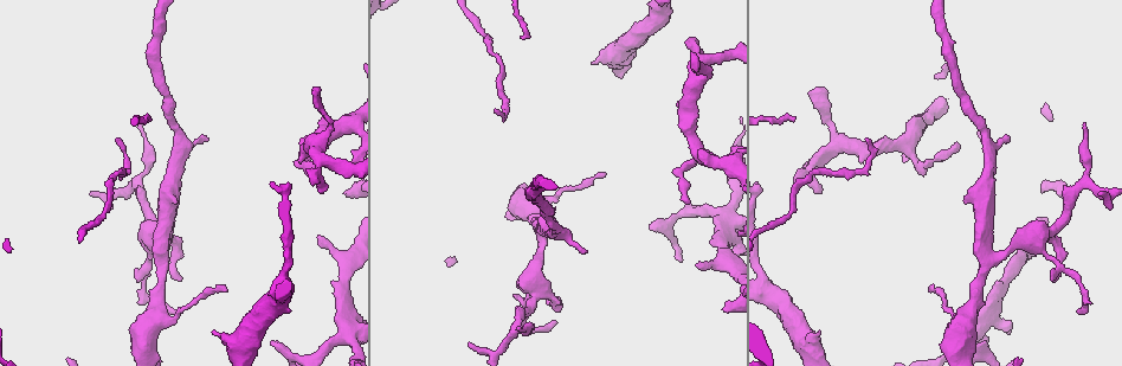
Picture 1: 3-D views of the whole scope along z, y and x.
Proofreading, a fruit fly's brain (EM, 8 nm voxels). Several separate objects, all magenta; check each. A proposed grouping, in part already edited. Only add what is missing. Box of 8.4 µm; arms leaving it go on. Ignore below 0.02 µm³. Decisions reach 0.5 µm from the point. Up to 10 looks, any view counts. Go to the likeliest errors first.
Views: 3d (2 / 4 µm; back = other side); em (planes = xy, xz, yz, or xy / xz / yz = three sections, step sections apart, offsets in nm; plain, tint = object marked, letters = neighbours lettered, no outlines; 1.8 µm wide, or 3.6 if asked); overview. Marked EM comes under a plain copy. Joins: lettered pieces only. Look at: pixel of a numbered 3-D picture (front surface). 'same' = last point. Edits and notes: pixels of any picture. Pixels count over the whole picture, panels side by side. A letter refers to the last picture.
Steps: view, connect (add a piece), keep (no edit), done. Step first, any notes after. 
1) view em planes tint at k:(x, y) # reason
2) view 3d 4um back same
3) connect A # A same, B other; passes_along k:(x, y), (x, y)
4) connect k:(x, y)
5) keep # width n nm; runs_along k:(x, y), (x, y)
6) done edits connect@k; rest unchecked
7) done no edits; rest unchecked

view em xy step 8 tint at 1:(92, 194) # branch stops here

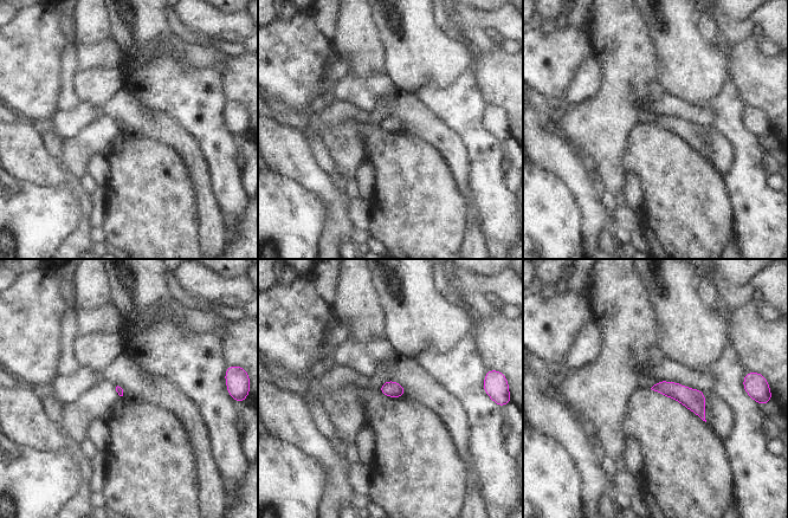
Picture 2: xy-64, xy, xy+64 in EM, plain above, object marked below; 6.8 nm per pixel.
view em planes letters same

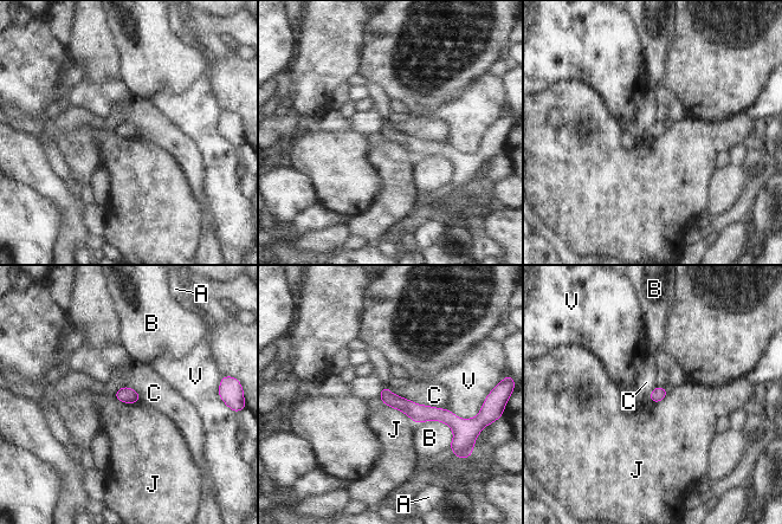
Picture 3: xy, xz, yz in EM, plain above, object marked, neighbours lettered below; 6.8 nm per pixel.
keep # A other, B other, C other, J other, V other; border 3:(386, 386), (417, 403), (445, 408); no lettered piece goes on from it

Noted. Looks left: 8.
view em planes letters at 1:(696, 61)

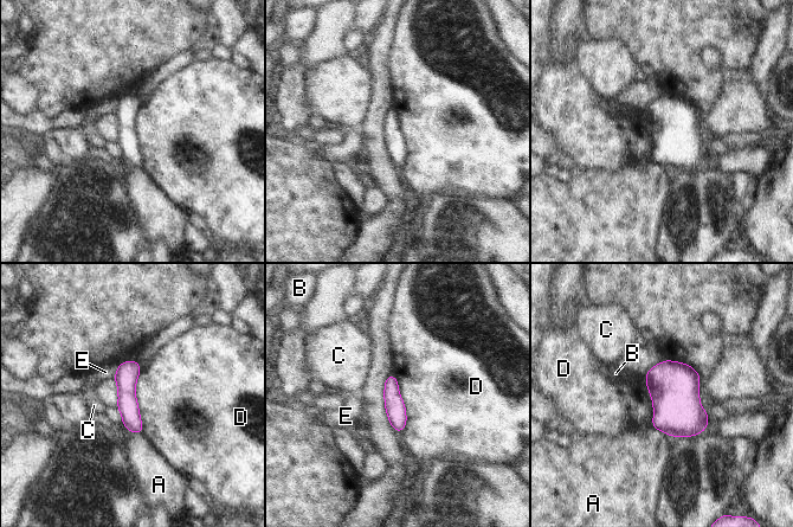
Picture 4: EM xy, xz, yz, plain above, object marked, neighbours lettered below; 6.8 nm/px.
keep # width 140 nm; A other, B other, C other, D other, E other; runs_along 4:(122, 365), (127, 405), (139, 430); no lettered piece goes on from it

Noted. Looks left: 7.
view em planes letters at 1:(559, 299) # an open end

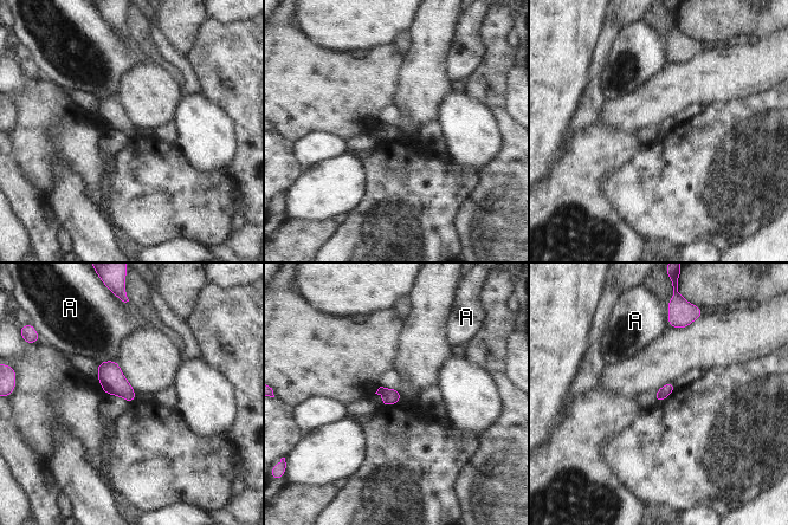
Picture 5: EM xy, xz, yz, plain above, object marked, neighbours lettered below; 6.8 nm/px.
keep # A other; border 5:(115, 360), (108, 360), (97, 364); none of them fits

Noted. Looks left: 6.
view 3d 2um back at 1:(318, 237) # branch stops here

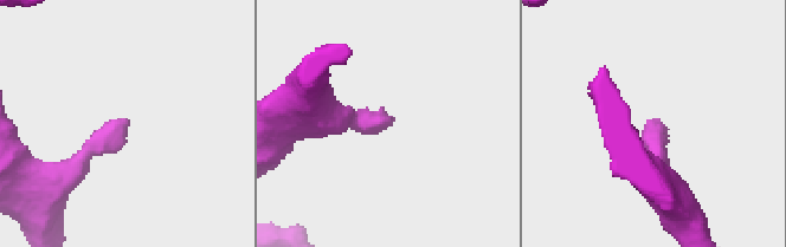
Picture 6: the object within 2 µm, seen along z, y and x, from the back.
view em xz step 16 tint at 6:(127, 123) # now the EM

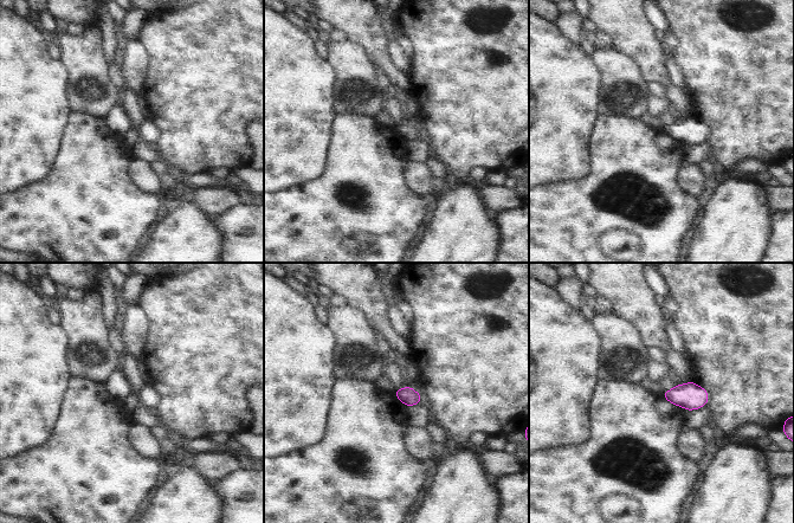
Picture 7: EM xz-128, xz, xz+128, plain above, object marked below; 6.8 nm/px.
view em xy step 16 letters same # another direction

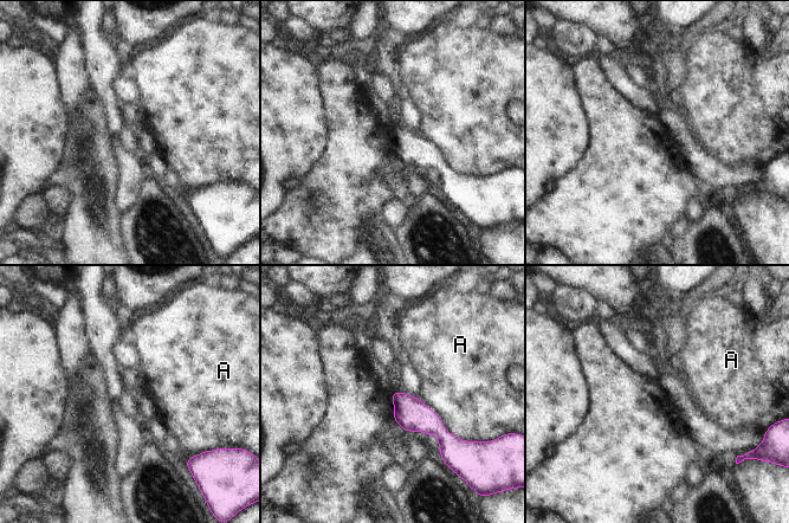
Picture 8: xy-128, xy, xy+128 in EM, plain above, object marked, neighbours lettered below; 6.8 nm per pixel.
keep # A other; border 8:(418, 398), (451, 433), (464, 440); none of them fits

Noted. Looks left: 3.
done no edits; rest unchecked

